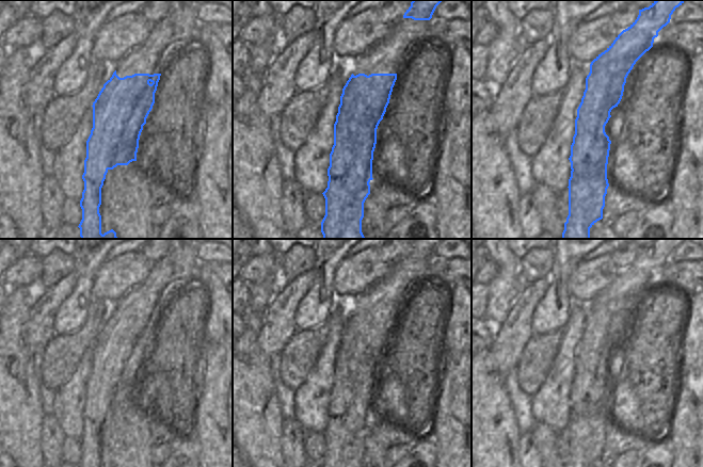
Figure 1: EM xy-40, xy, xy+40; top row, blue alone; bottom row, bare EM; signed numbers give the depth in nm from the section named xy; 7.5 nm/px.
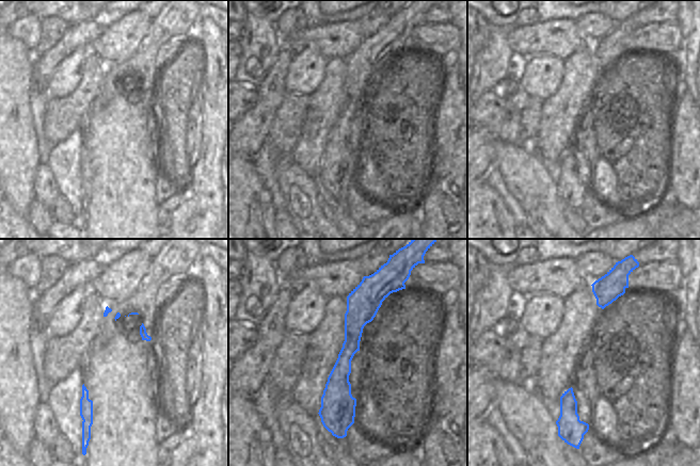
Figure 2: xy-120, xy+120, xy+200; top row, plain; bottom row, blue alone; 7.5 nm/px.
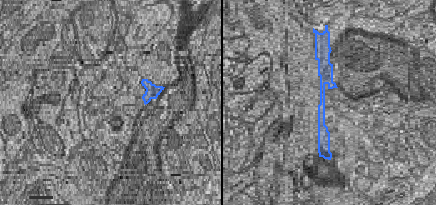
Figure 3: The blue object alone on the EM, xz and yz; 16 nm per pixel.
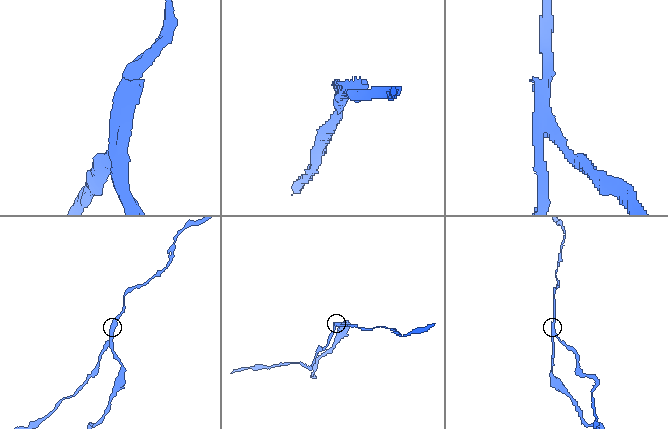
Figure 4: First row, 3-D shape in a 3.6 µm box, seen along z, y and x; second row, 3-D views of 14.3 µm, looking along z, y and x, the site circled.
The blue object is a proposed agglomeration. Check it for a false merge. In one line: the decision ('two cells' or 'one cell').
two cells

